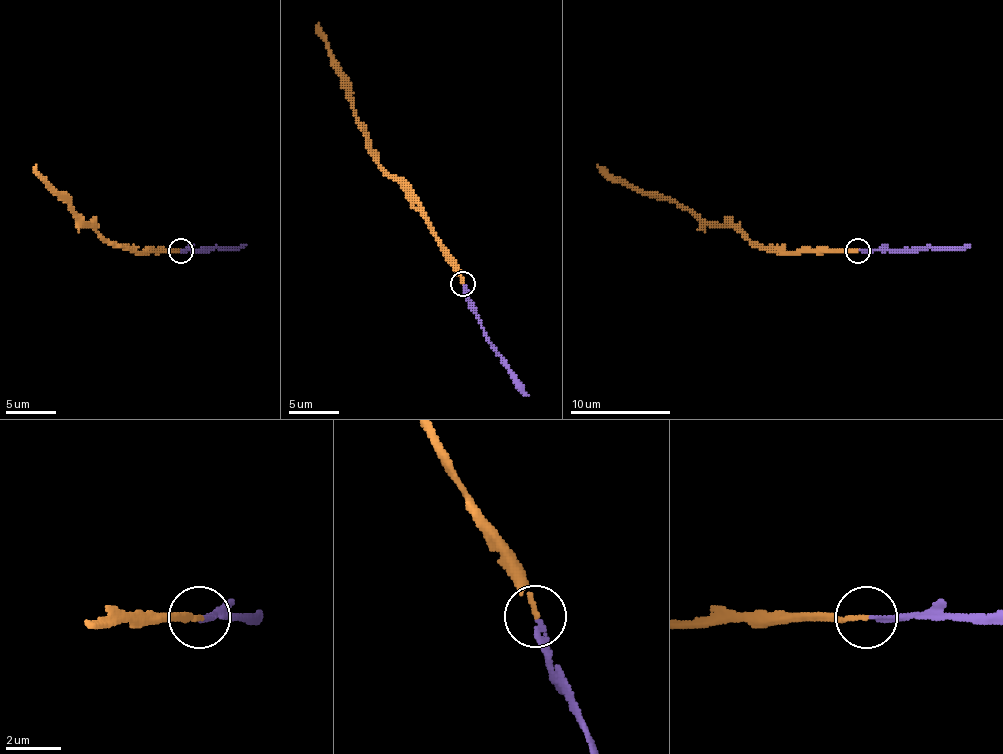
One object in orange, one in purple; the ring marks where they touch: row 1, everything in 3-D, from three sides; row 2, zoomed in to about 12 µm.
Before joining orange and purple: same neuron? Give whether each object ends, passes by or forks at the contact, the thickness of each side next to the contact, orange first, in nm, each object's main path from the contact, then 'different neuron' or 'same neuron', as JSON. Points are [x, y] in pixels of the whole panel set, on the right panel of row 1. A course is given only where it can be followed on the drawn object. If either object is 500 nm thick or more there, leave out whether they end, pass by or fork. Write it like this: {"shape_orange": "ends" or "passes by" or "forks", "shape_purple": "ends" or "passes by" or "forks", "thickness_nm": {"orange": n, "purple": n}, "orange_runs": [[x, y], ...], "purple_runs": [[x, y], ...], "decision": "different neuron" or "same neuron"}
{"shape_orange": "ends", "shape_purple": "ends", "thickness_nm": {"orange": 160, "purple": 180}, "orange_runs": [[857, 249], [782, 252], [755, 247], [725, 224], [707, 222], [667, 197], [637, 192], [612, 180], [597, 165]], "purple_runs": [[860, 249], [969, 244]], "decision": "same neuron"}

